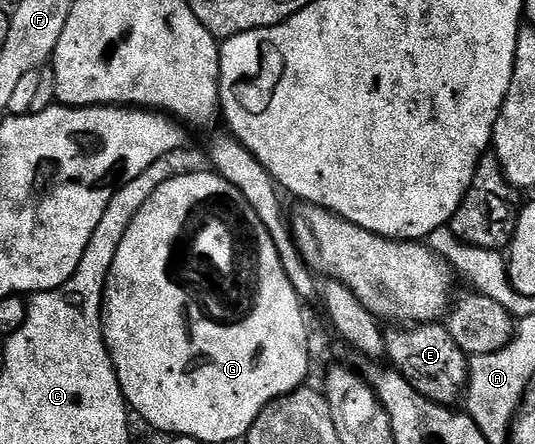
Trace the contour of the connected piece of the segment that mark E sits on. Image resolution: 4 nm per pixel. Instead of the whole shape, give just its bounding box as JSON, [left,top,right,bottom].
[385,323,470,406]

